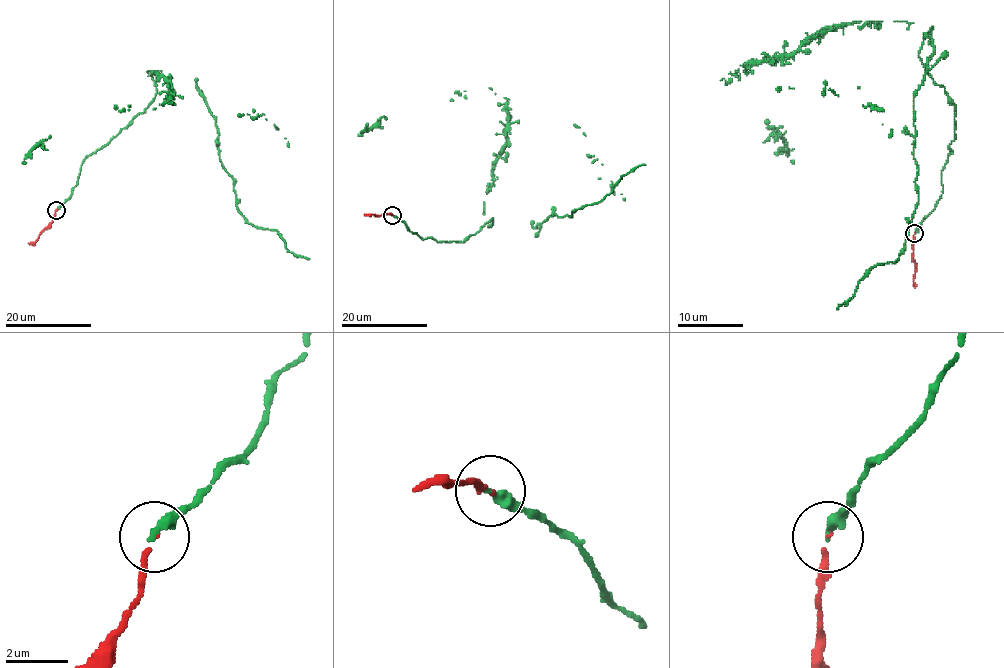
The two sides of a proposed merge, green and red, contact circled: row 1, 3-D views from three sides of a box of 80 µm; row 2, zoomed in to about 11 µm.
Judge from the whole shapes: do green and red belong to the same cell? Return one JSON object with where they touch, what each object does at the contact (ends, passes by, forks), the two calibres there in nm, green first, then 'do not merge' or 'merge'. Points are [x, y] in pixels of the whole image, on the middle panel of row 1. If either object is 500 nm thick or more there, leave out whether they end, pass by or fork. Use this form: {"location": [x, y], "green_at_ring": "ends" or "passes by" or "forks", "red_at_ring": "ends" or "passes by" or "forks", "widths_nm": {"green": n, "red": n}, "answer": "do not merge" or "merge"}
{"location": [392, 215], "green_at_ring": "ends", "red_at_ring": "ends", "widths_nm": {"green": 320, "red": 140}, "answer": "merge"}

